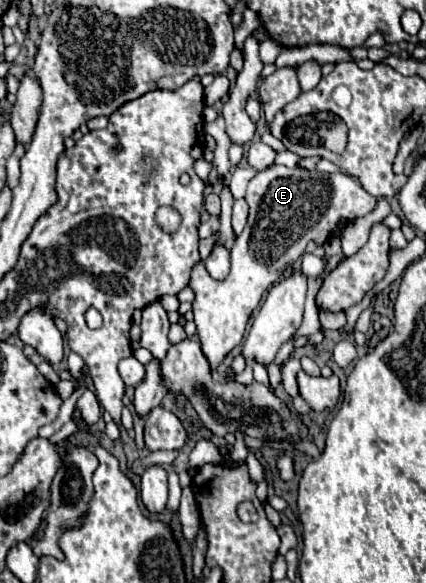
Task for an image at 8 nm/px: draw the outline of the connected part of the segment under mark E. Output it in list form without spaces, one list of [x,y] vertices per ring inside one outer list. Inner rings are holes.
[[[283,165],[259,171],[259,175],[247,185],[245,199],[249,203],[249,221],[247,221],[245,229],[241,231],[241,235],[237,235],[235,245],[231,249],[231,273],[227,275],[227,279],[213,281],[213,285],[197,289],[197,287],[193,287],[193,269],[191,269],[189,287],[195,291],[195,299],[191,303],[193,315],[195,315],[195,325],[197,325],[197,333],[199,333],[205,357],[209,359],[213,369],[225,359],[225,355],[233,347],[237,347],[243,341],[249,317],[257,309],[263,293],[267,293],[267,289],[271,285],[281,281],[281,275],[285,273],[287,265],[295,263],[305,253],[307,243],[313,241],[317,245],[323,245],[331,237],[331,233],[339,221],[351,223],[351,221],[367,215],[369,211],[373,211],[373,207],[377,203],[375,197],[371,197],[367,191],[363,191],[355,183],[355,179],[343,171],[319,173],[319,171],[307,171],[307,169],[297,169],[297,167],[289,171],[289,167],[283,167]],[[259,235],[287,235],[287,241],[281,241],[281,239],[273,241],[273,239],[265,239]]]

